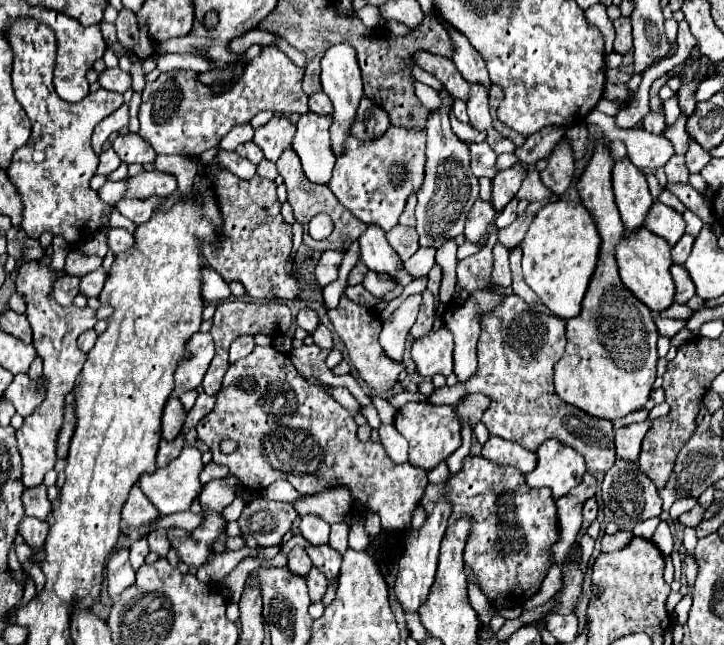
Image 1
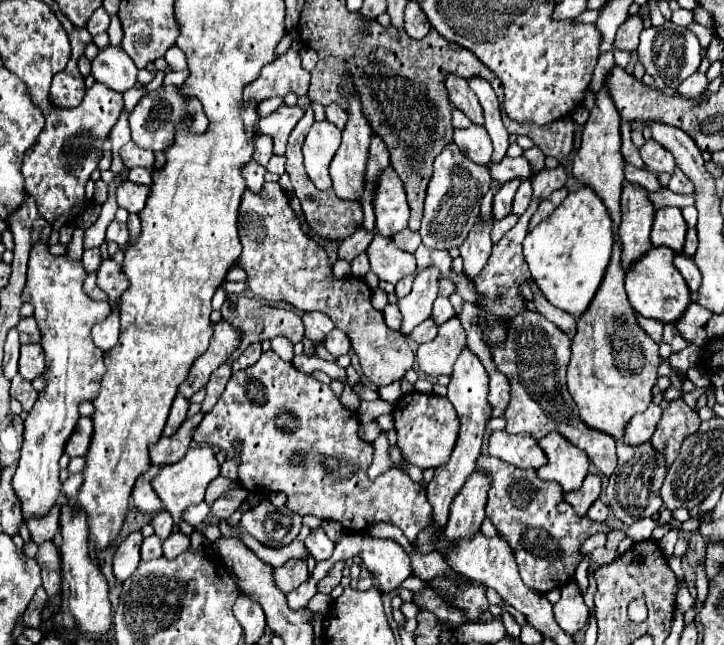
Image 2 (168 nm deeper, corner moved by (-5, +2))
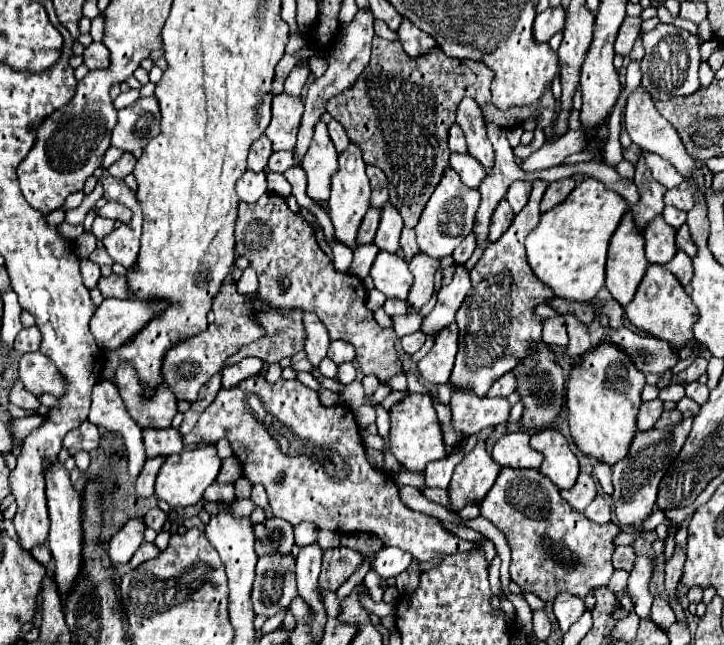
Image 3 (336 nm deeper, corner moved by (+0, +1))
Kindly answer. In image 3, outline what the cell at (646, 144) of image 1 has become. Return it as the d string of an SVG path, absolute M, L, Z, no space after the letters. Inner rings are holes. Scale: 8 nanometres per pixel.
M646 153L646 163L648 163L648 169L652 171L652 177L658 183L662 183L666 189L672 189L684 181L684 177L680 177L680 173L670 161L664 161L662 157L656 157L654 153Z

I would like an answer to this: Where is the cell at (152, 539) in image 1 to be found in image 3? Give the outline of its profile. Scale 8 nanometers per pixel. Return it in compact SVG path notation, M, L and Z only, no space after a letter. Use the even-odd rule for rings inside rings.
M154 507L154 509L150 509L150 511L144 515L144 523L146 523L146 527L154 529L156 533L162 531L162 525L166 523L166 519L168 519L168 515L166 515L160 507Z

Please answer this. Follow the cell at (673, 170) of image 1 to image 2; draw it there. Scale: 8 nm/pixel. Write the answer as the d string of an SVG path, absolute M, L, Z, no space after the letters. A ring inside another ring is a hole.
M675 168L675 172L671 174L667 188L677 194L691 194L693 192L693 184L689 184L689 176L685 176L679 168Z

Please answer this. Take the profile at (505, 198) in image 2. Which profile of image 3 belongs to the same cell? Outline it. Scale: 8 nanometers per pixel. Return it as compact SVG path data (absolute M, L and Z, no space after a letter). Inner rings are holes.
M500 201L500 205L496 207L494 215L492 215L492 225L490 225L490 235L488 235L488 241L498 241L502 237L502 233L506 233L506 229L510 227L514 219L514 213L512 213L512 207L508 205L508 201Z

